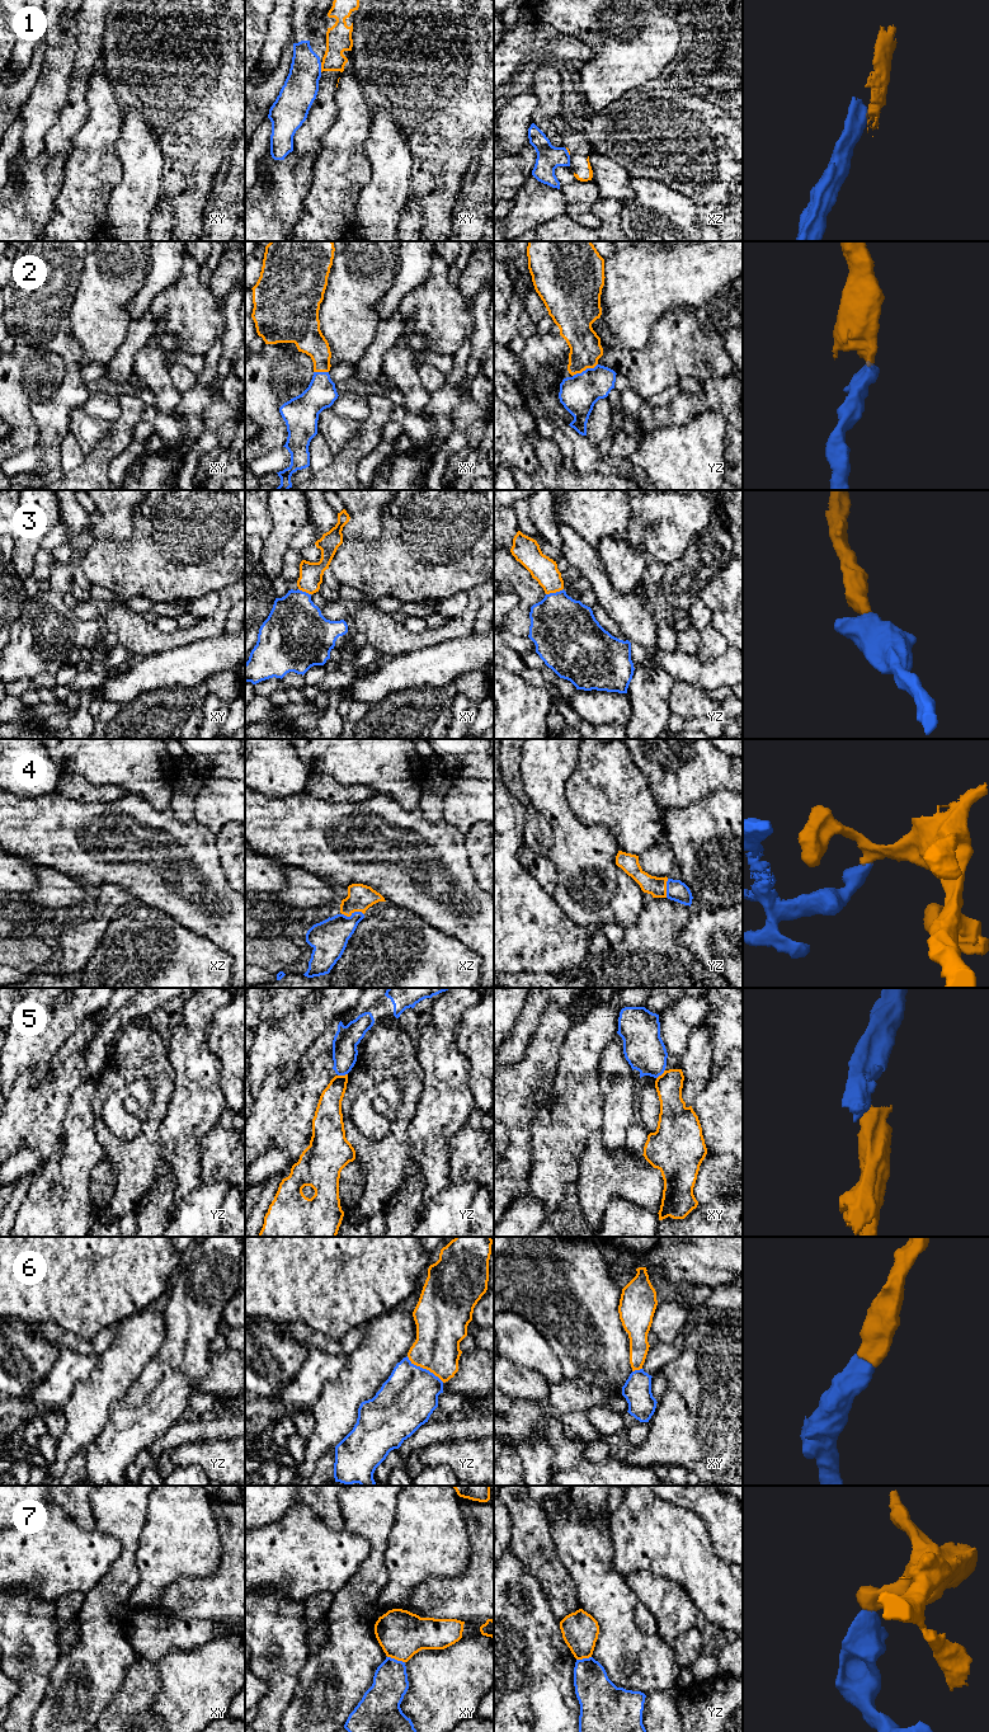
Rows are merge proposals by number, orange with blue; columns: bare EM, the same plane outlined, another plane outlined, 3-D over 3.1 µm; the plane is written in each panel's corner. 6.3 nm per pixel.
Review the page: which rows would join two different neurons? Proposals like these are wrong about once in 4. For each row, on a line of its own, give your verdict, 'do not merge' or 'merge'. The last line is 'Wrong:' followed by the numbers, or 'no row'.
1: do not merge
2: merge
3: merge
4: merge
5: do not merge
6: merge
7: do not merge
Wrong: 1, 5, 7

